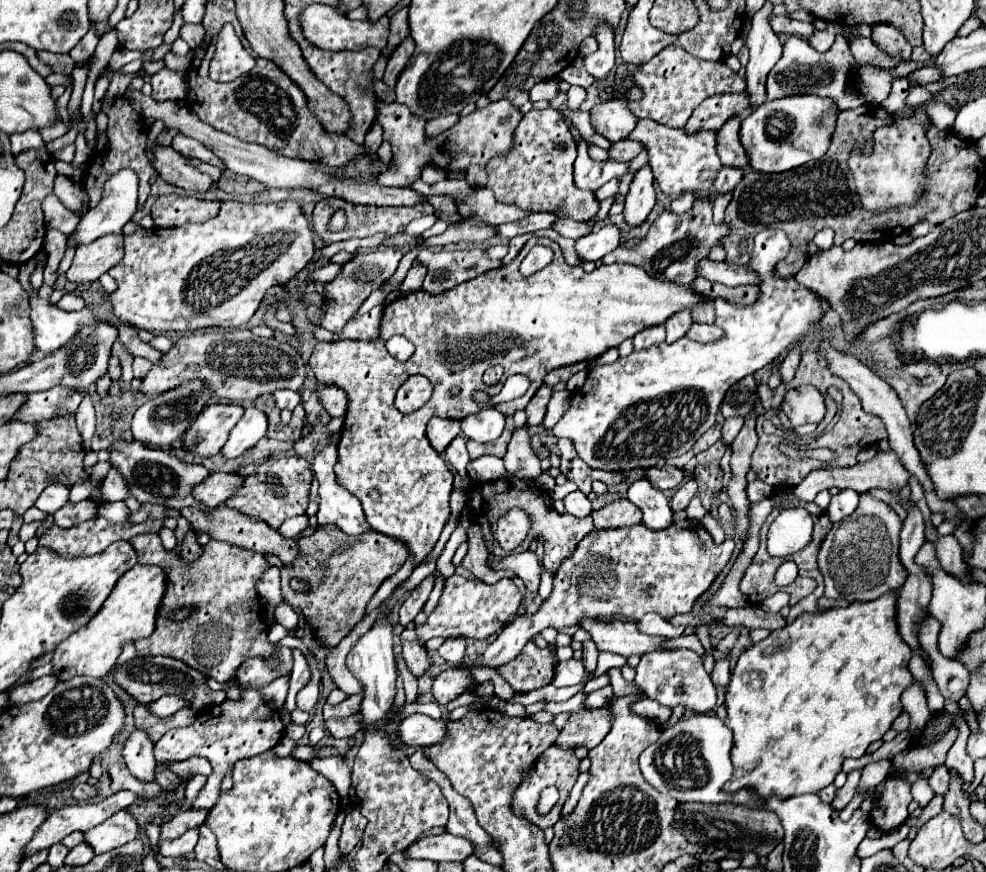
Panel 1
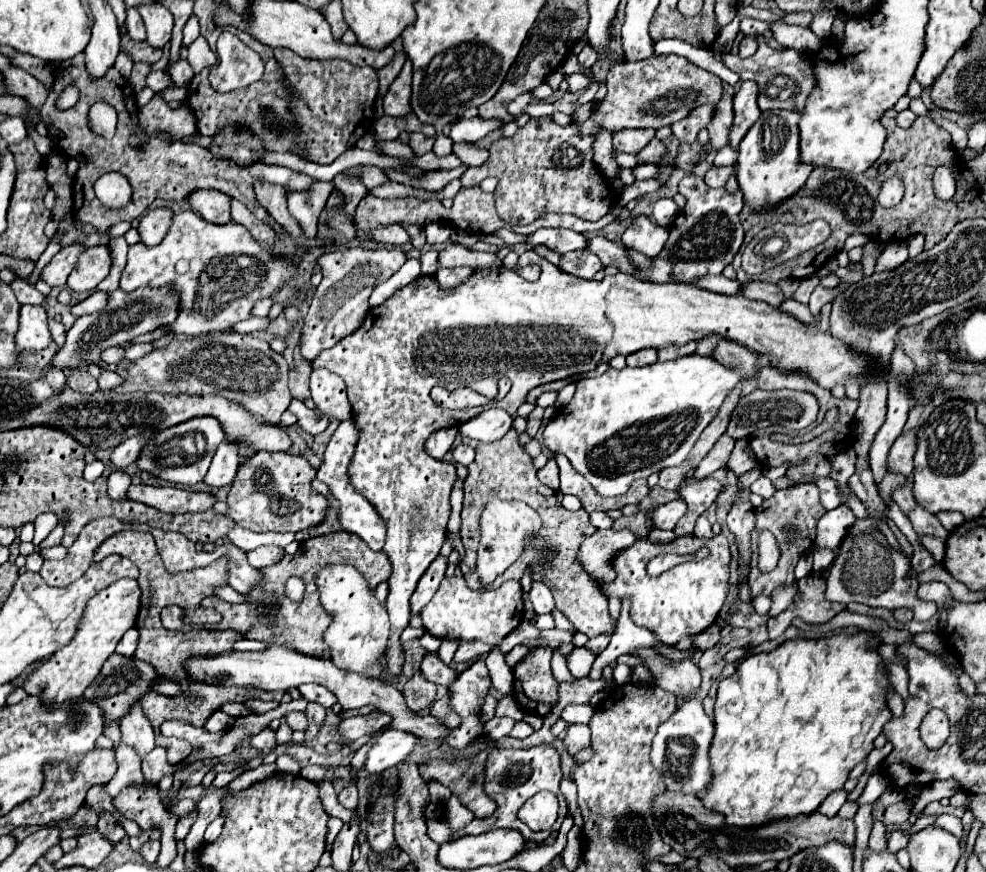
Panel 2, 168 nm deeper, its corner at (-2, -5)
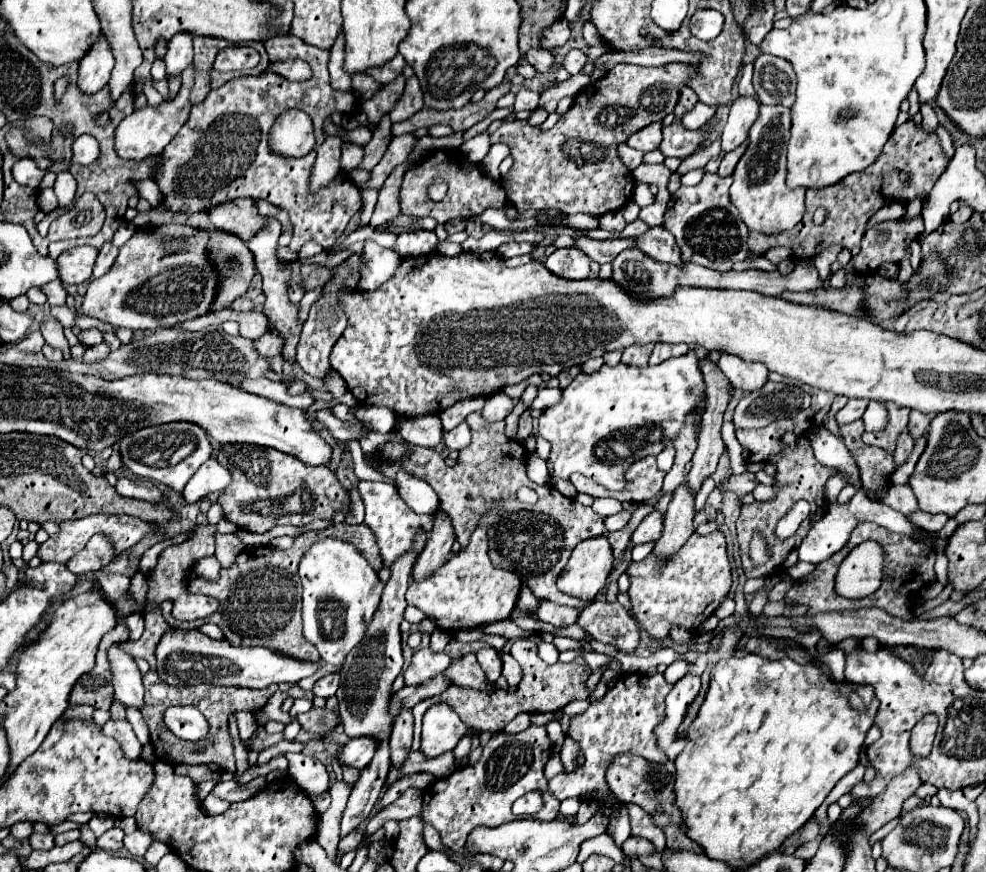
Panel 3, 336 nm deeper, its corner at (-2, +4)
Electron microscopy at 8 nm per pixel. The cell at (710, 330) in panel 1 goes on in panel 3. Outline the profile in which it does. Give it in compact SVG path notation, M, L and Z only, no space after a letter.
M722 353L718 367L736 389L742 389L746 393L752 393L768 383L770 371L762 363L748 363L748 361L742 361L740 357Z

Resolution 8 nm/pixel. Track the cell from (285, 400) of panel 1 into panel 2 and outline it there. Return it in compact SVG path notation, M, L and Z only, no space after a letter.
M296 398L290 402L288 410L290 410L292 414L296 414L296 418L298 418L298 426L300 426L304 432L312 434L312 436L324 432L326 426L330 424L330 418L328 418L328 416L320 414L318 410L308 408L304 402L300 402L300 400L296 400Z

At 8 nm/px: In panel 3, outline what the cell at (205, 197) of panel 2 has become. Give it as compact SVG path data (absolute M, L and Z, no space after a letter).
M238 199L220 205L218 209L210 209L208 217L216 229L234 233L242 241L250 241L260 229L266 227L264 217L258 213L256 201L252 199Z

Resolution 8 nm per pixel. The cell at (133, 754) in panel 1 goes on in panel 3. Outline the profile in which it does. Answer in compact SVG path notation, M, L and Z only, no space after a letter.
M114 643L108 649L108 661L112 669L112 683L114 683L116 699L124 707L142 709L144 685L142 685L142 675L134 659L128 653L124 653L118 643Z

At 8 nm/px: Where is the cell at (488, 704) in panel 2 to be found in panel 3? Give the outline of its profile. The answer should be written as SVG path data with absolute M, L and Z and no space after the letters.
M518 639L512 643L512 657L520 663L524 677L518 685L515 692L507 692L501 688L497 688L492 692L476 691L476 689L462 689L458 685L450 685L450 689L446 689L446 693L442 693L440 697L432 697L426 699L422 703L418 703L412 713L414 713L414 745L412 751L416 751L420 747L420 725L422 725L422 717L424 713L430 709L430 703L446 703L450 705L460 719L470 725L470 727L478 727L482 731L500 731L506 727L506 723L510 723L518 713L544 713L544 711L560 711L566 703L574 701L574 699L588 699L590 691L586 687L588 677L592 675L592 671L588 669L584 657L576 657L572 663L554 663L548 665L538 657L538 649L536 643L530 639Z

